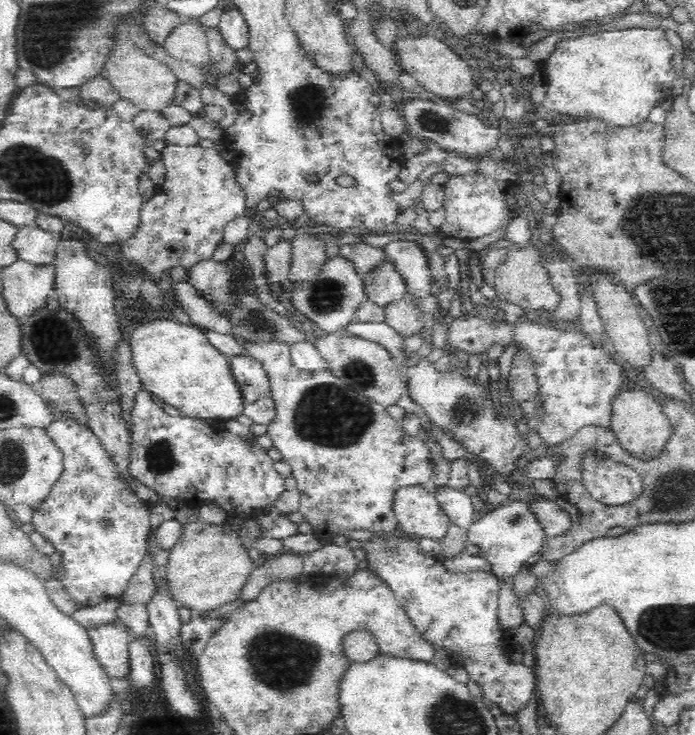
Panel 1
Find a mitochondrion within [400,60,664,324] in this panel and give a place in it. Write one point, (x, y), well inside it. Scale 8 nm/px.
(430, 120)

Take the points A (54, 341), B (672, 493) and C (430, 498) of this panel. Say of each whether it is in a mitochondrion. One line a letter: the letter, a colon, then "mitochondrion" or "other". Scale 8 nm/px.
A: mitochondrion
B: mitochondrion
C: other

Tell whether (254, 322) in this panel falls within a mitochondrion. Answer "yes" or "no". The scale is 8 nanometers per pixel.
yes

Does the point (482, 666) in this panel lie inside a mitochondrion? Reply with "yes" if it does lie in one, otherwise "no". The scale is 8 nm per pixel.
no

